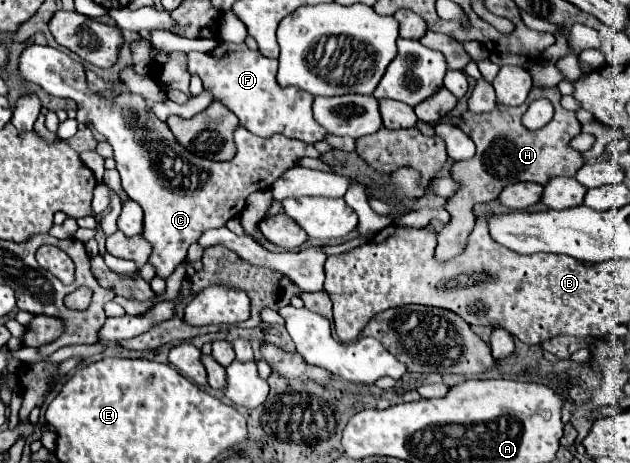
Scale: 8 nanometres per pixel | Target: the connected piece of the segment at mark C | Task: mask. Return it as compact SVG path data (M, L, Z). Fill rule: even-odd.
M29 45L19 59L19 69L27 81L41 85L47 93L61 99L71 99L77 105L77 122L91 125L109 141L109 145L113 147L113 159L117 163L117 171L121 175L121 185L125 193L133 201L137 201L145 211L143 237L153 245L149 263L155 265L157 275L163 279L167 279L175 271L175 267L183 263L189 245L195 243L203 231L211 227L223 227L229 219L237 217L243 211L245 201L251 193L271 189L271 185L285 171L297 167L303 157L321 157L321 153L313 145L307 145L303 141L293 141L281 135L263 139L249 133L245 127L237 127L237 155L231 161L197 161L197 165L209 165L209 181L205 181L205 185L201 185L197 193L165 189L165 185L157 181L157 171L152 168L146 146L162 139L184 162L193 156L193 153L177 142L166 122L162 122L151 113L151 105L144 98L133 93L121 93L113 101L109 101L105 95L93 93L87 87L83 63L53 47ZM148 134L152 134L153 137L150 142L145 138Z

